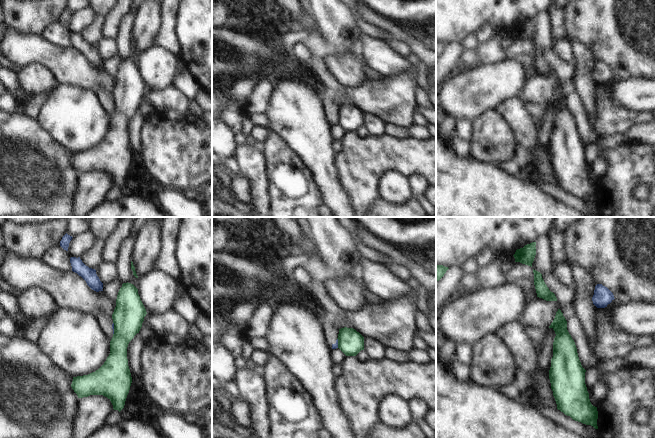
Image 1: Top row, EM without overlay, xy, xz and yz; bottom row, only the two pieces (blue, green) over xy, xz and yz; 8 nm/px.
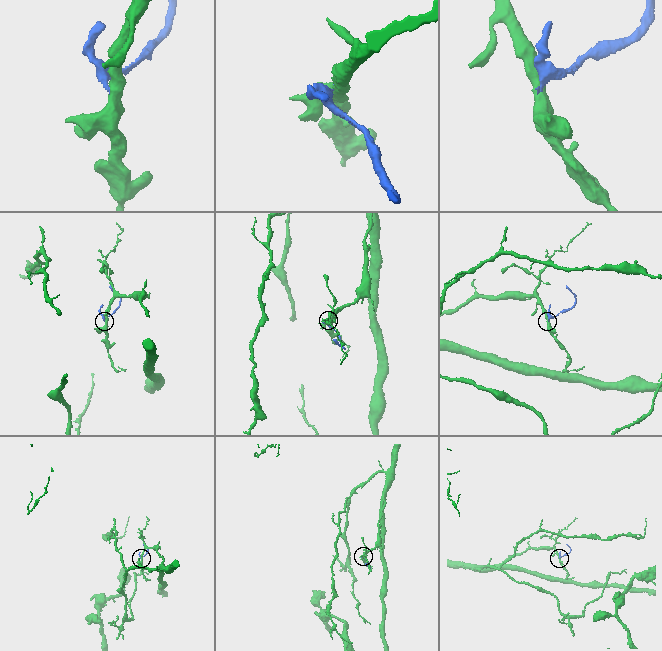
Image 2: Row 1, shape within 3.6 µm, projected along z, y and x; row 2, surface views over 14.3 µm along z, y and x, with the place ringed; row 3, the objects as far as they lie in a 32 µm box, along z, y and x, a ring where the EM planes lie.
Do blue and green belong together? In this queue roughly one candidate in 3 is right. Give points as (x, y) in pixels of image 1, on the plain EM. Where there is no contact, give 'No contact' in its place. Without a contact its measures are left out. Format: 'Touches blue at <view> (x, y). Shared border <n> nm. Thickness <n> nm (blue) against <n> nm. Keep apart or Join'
Touches blue at xy (113, 104). Shared border 100 nm. Thickness 20 nm (blue) against 260 nm. Keep apart.

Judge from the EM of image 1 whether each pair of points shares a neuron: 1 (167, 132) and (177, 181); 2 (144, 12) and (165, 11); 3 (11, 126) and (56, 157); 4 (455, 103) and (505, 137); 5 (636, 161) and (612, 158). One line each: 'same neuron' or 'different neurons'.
1: same neuron
2: different neurons
3: same neuron
4: different neurons
5: same neuron

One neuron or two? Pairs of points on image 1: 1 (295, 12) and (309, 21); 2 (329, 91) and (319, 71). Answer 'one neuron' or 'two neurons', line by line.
1: one neuron
2: one neuron

